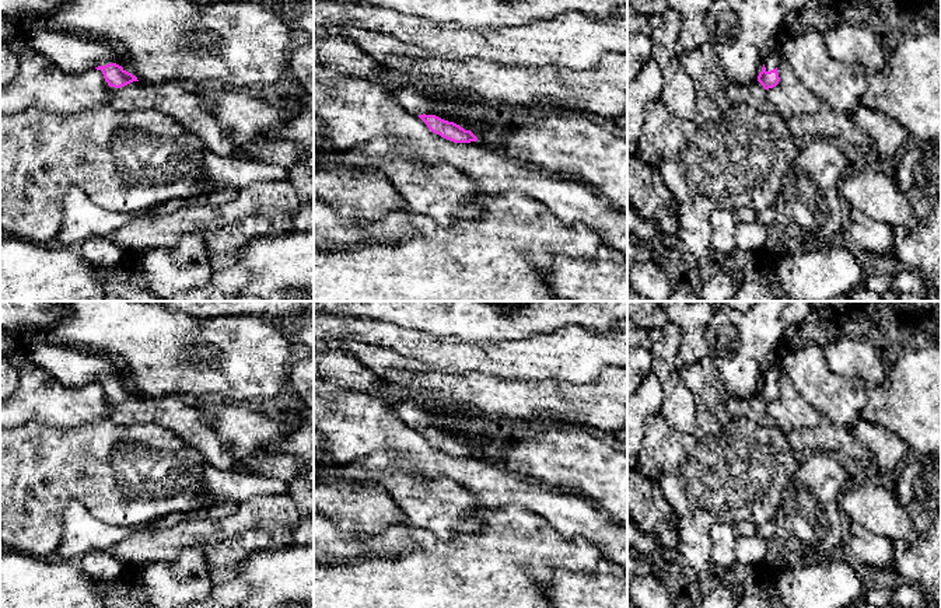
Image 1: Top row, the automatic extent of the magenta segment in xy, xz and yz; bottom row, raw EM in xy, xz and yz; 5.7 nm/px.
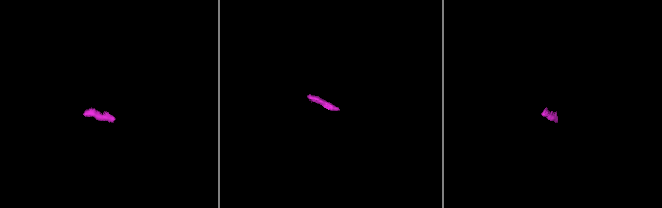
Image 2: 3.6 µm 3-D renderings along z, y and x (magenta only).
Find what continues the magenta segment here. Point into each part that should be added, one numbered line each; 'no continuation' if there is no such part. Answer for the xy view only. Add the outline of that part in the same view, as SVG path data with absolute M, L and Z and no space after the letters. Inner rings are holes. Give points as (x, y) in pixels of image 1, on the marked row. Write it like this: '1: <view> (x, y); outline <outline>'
1: xy (74, 53); outline M32 25L25 38L31 50L50 59L66 73L80 74L109 63L122 66L118 48L106 41L41 25Z
2: xy (192, 109); outline M133 81L125 87L111 87L109 105L116 111L150 109L179 122L197 136L207 150L221 157L251 157L249 148L235 146L211 112L207 94L200 88L185 90L179 81Z

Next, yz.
1: yz (773, 58); outline M781 48L769 50L769 53L765 59L766 71L776 69L779 66L779 63L781 62L781 59L783 59Z
2: yz (754, 94); outline M758 80L751 84L730 83L727 95L731 104L745 104L760 112L777 113L774 105L766 97L766 90Z

